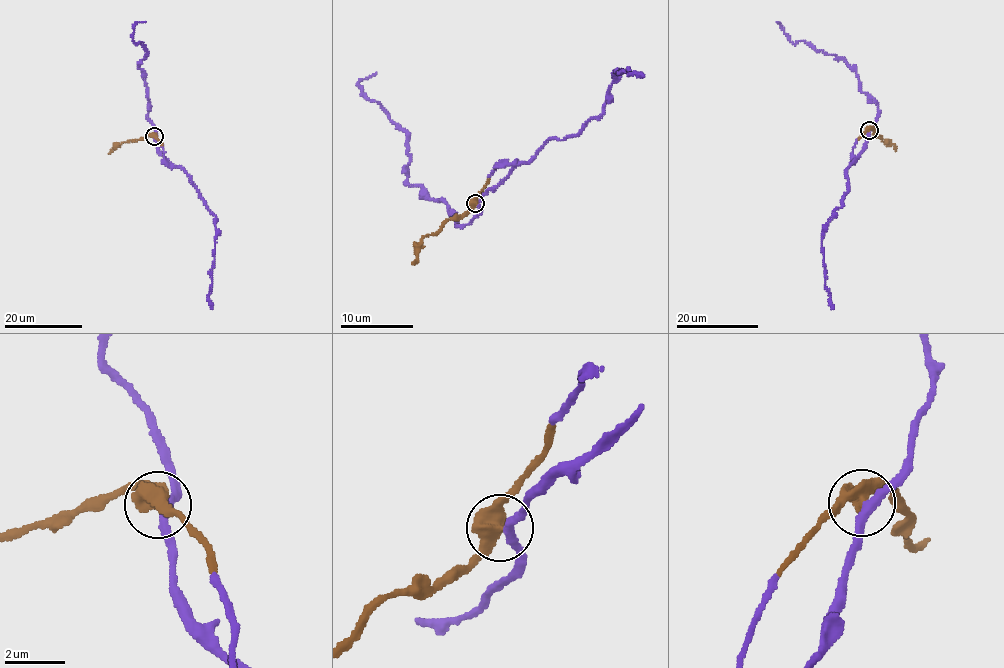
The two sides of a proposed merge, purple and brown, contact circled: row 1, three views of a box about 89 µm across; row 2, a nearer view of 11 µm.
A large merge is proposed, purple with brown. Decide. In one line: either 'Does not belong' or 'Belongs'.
Belongs

